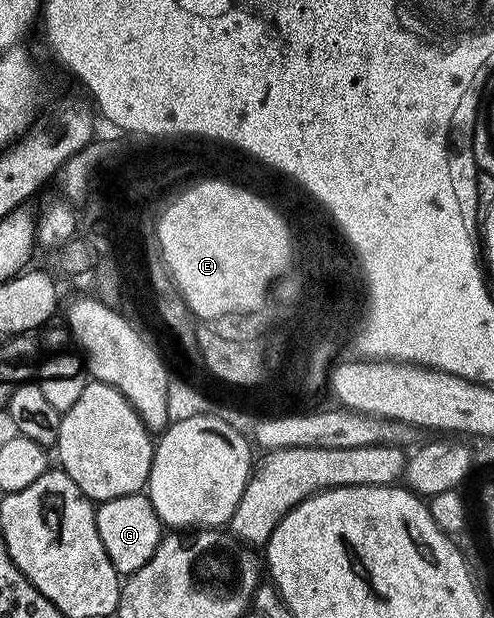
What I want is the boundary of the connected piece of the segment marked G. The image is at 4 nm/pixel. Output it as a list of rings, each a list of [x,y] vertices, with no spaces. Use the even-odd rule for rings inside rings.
[[[145,492],[132,495],[120,495],[120,499],[108,499],[101,502],[94,510],[96,531],[100,535],[100,543],[104,543],[104,551],[112,563],[114,573],[129,575],[140,571],[148,559],[156,551],[164,536],[162,520],[156,515],[149,496]]]

